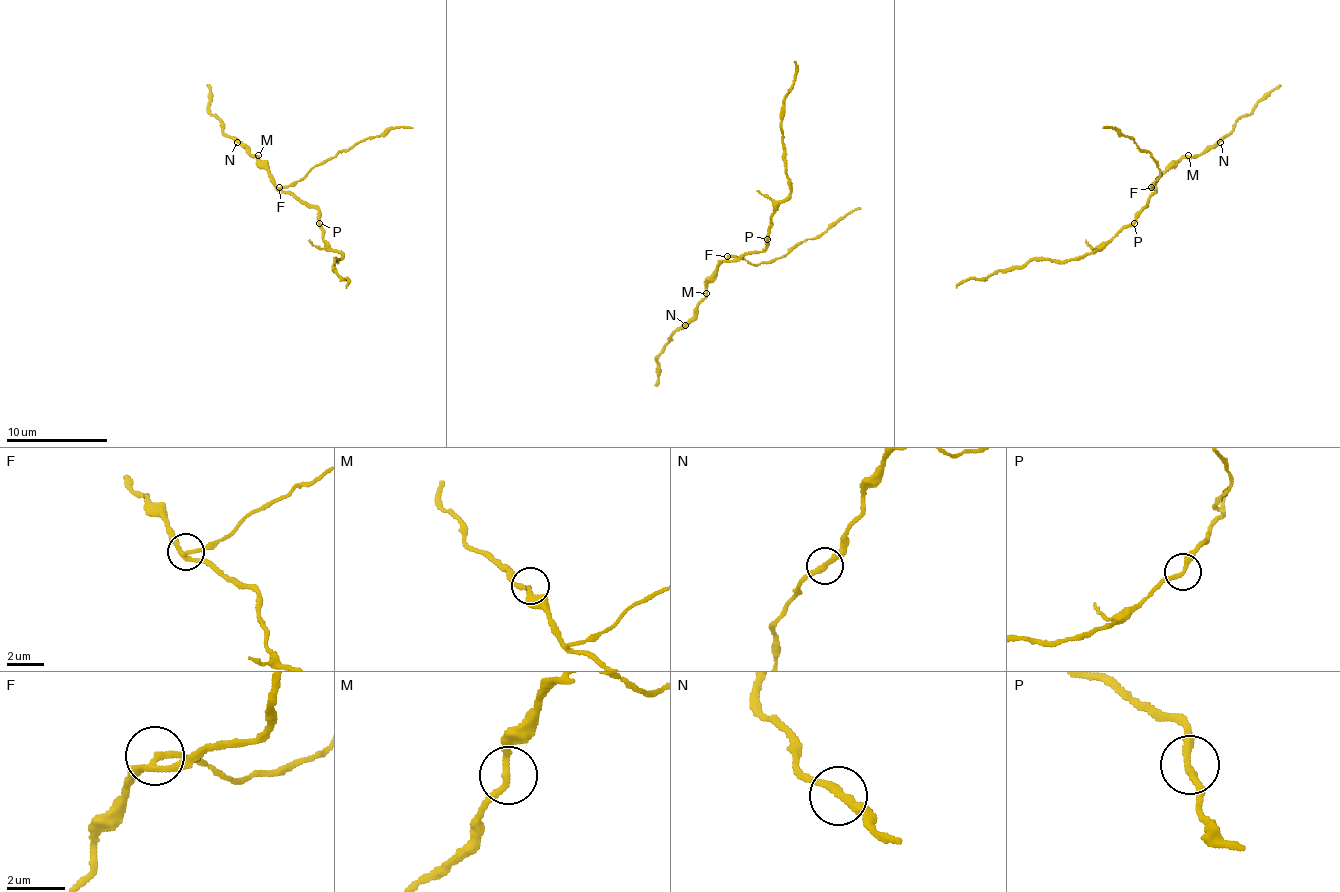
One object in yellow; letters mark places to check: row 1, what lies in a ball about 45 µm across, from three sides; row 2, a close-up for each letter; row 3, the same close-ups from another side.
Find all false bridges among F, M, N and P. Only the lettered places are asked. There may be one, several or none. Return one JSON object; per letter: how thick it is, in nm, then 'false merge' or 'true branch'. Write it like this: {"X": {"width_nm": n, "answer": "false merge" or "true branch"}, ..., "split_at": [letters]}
{"F": {"width_nm": 200, "answer": "false merge"}, "M": {"width_nm": 220, "answer": "true branch"}, "N": {"width_nm": 280, "answer": "true branch"}, "P": {"width_nm": 240, "answer": "false merge"}, "split_at": ["F", "P"]}

